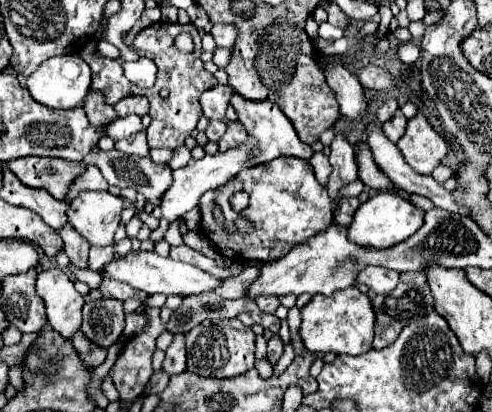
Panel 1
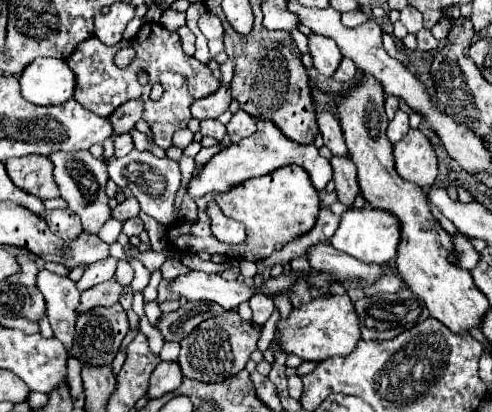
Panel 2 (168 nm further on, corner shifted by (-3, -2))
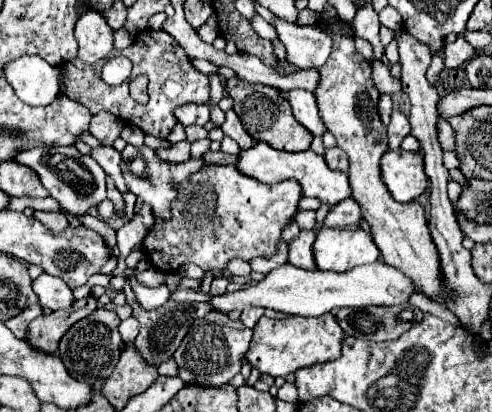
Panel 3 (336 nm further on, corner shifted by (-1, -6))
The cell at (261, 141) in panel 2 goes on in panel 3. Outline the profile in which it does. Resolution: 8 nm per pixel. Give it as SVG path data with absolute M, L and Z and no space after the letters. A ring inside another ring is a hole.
M254 144L252 148L244 150L240 154L240 162L236 164L240 168L240 172L244 172L246 176L252 176L260 182L272 184L272 182L280 182L280 180L296 180L302 186L302 196L308 198L318 198L322 204L326 206L336 206L338 202L350 198L350 186L348 186L348 174L346 172L338 172L338 170L330 170L324 156L314 154L312 150L304 150L298 154L288 154L288 152L280 152L274 150L268 144Z

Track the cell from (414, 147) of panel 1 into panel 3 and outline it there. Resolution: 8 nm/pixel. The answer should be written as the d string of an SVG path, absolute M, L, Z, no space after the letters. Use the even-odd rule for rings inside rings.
M388 150L380 160L380 174L390 192L398 202L412 202L428 188L424 176L424 160L418 152Z

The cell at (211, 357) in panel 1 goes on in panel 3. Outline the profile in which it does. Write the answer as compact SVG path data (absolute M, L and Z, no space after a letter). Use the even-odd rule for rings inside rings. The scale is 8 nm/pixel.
M212 308L210 314L192 322L188 334L184 336L178 350L174 352L174 360L176 360L178 370L180 370L178 376L186 384L196 382L196 384L224 386L240 372L242 358L244 358L244 352L250 346L250 340L252 340L250 328L246 328L240 320L232 322L226 314Z

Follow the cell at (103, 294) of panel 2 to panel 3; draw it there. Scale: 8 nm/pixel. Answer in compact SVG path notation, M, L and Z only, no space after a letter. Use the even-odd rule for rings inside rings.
M88 296L78 300L72 308L68 310L56 310L48 316L38 316L32 320L26 328L26 342L36 348L38 352L48 352L54 354L58 350L60 338L66 334L66 330L82 320L84 316L92 314L96 310L96 298Z

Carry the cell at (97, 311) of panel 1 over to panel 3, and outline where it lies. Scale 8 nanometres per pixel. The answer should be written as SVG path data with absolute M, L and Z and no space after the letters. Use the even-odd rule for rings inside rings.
M96 308L90 316L76 322L64 334L64 338L60 340L58 356L64 362L64 366L72 378L86 382L90 386L98 386L100 382L106 380L108 374L112 374L112 370L120 358L120 352L124 348L124 342L118 334L118 324L120 324L120 318L116 316L114 310Z

